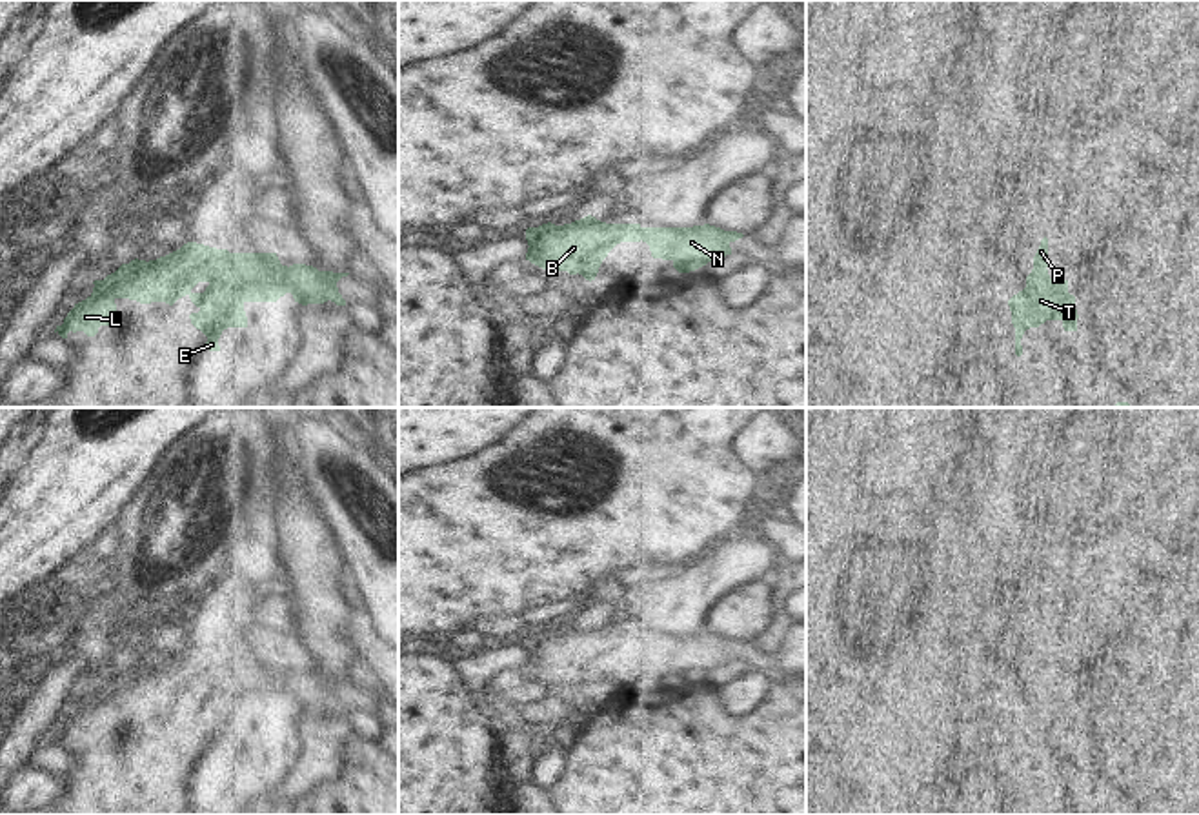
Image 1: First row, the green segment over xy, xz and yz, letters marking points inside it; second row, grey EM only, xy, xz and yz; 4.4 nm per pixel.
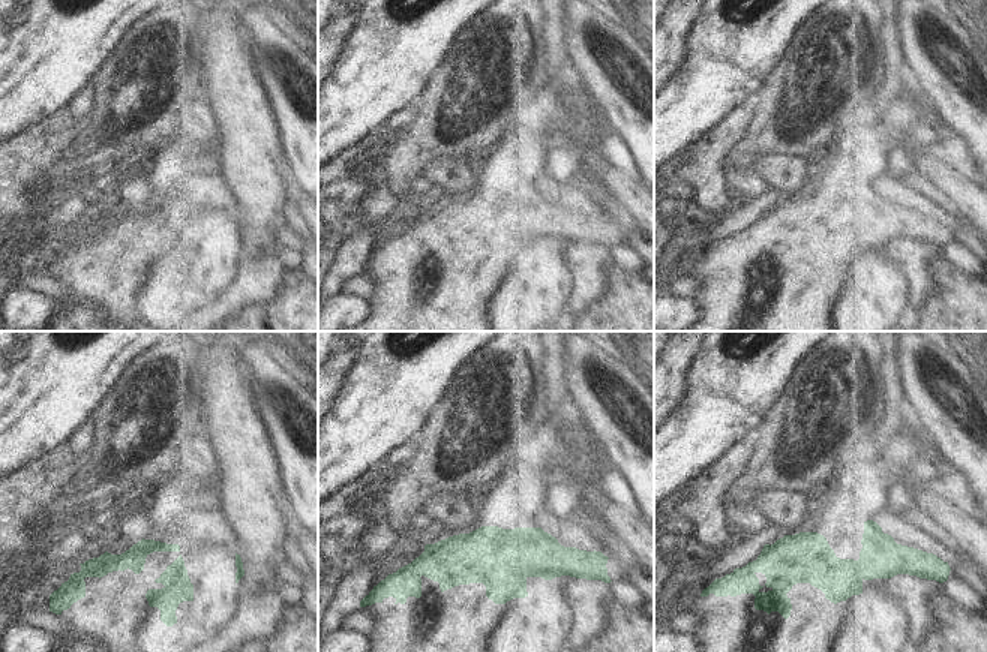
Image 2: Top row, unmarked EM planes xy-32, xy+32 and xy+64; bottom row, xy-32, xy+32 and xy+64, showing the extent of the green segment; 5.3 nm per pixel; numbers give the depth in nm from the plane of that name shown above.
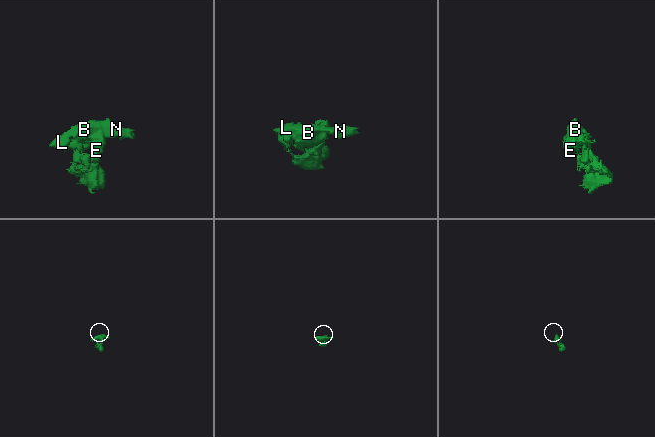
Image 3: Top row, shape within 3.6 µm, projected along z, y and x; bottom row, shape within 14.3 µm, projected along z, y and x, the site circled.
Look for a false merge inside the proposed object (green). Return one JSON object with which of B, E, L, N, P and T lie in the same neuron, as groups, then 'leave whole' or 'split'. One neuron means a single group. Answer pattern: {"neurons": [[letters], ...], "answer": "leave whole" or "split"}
{"neurons": [["B", "E", "L", "N", "P", "T"]], "answer": "leave whole"}

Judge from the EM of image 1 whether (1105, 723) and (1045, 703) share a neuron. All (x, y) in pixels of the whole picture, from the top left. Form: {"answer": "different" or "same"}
{"answer": "different"}

